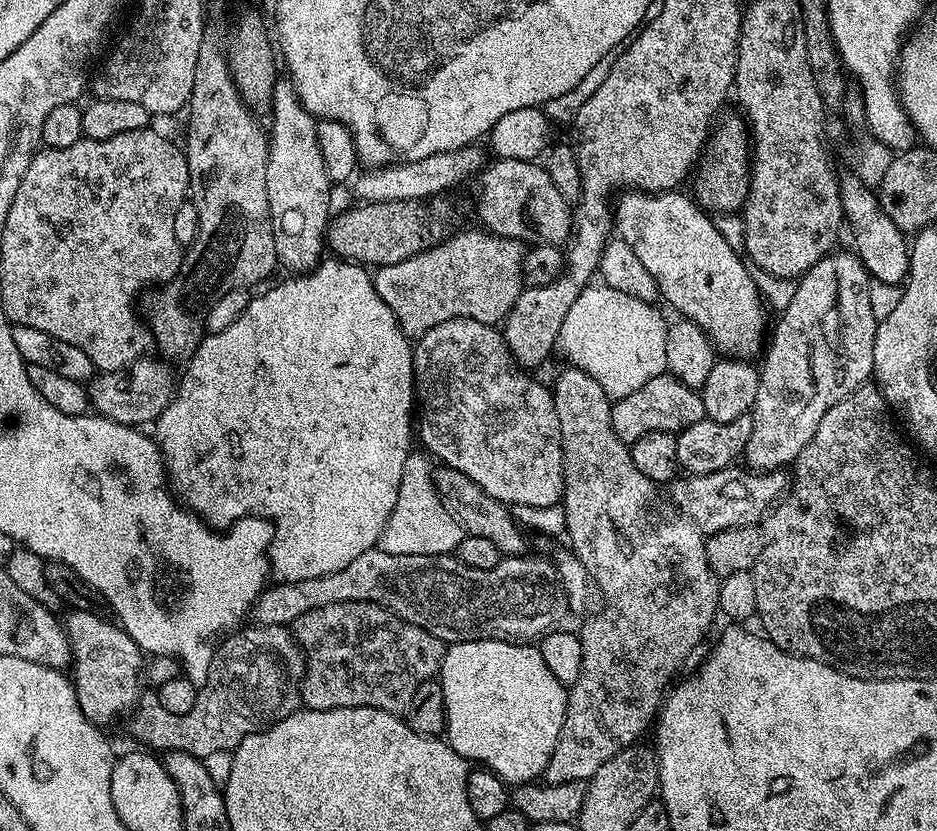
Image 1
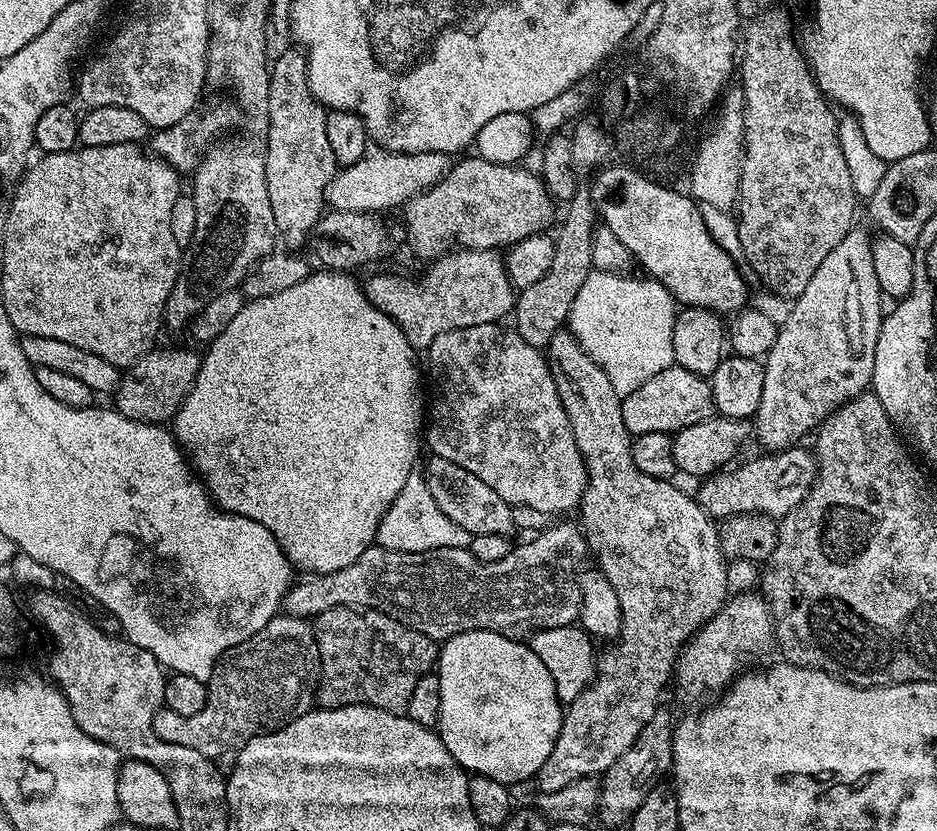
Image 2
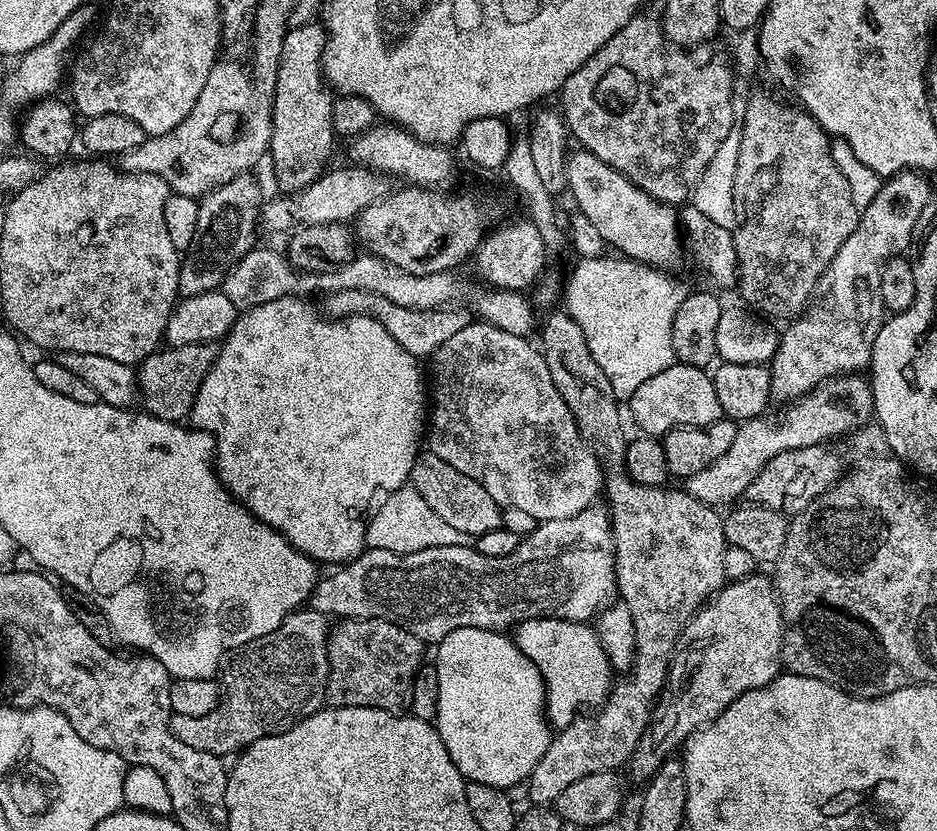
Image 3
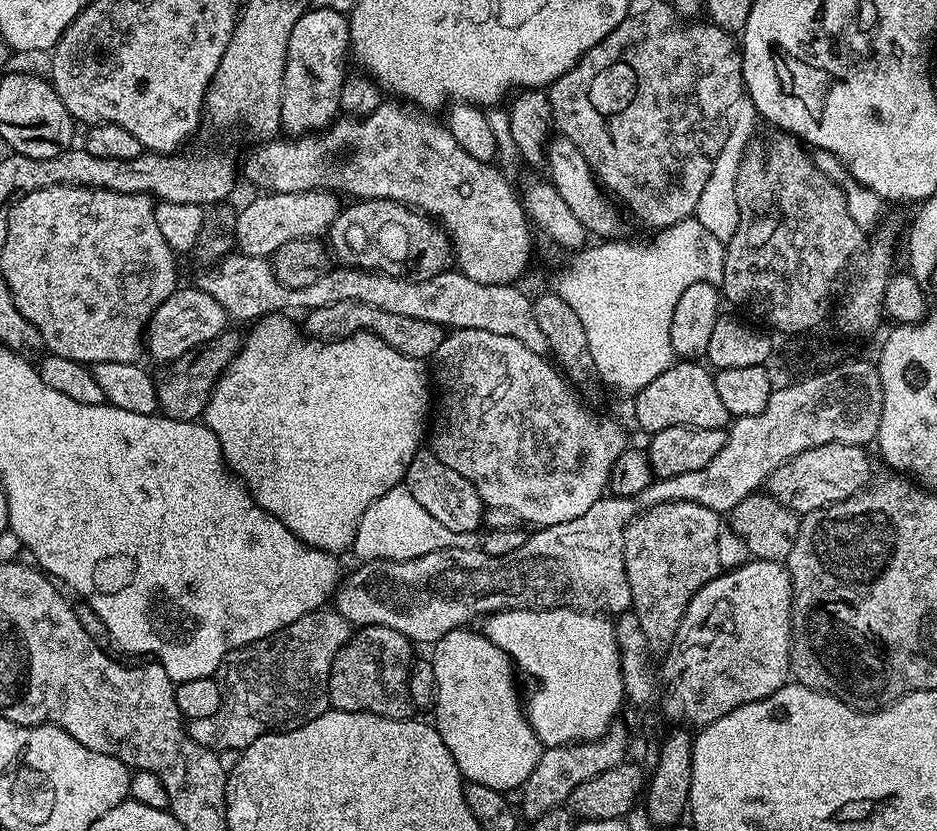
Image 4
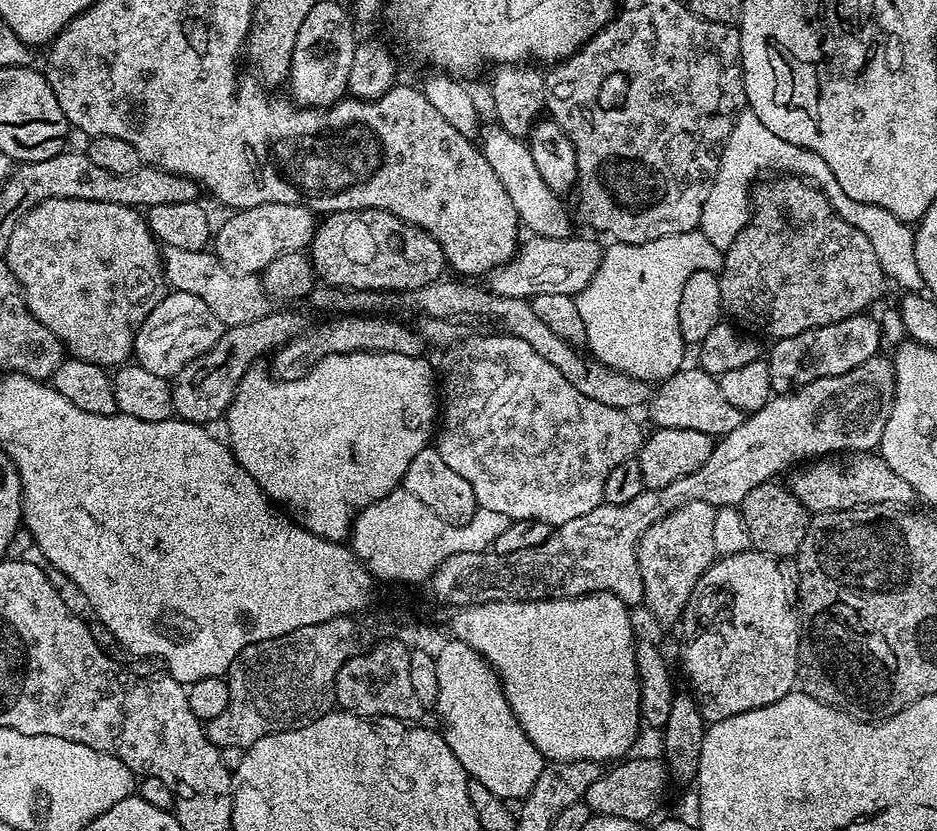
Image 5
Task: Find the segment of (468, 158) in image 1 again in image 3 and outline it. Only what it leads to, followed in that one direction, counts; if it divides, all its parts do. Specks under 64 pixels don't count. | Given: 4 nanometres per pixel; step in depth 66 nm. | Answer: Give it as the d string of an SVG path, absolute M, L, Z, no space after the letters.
M359 166L347 167L333 167L325 171L313 184L308 184L299 192L284 198L288 200L272 200L269 204L267 201L262 208L263 227L268 227L272 232L288 234L297 226L352 222L362 210L366 210L366 206L388 195L390 185L381 173Z

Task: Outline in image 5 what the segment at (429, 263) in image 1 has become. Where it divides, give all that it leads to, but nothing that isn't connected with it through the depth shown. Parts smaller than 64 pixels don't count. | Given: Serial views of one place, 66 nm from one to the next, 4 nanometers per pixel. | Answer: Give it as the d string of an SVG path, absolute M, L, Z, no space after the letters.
M336 314L324 318L321 324L309 327L295 336L288 344L275 349L271 357L272 369L282 380L297 380L305 376L312 365L322 358L347 352L385 352L386 354L402 354L403 356L425 355L426 341L415 327L407 328L396 320L391 320L388 314Z

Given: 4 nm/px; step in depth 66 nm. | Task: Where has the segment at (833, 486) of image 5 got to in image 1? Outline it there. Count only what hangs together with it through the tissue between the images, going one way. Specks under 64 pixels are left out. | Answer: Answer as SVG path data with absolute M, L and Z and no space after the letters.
M733 466L714 474L685 475L677 479L670 488L673 500L671 503L683 515L691 518L701 532L711 534L747 524L759 525L773 505L785 495L789 484L789 473L784 470L754 472L744 466Z

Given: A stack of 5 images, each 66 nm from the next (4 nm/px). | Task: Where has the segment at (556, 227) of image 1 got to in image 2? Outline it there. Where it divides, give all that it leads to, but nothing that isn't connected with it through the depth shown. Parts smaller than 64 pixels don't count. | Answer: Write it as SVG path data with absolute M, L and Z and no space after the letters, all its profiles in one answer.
M477 154L467 156L453 163L442 182L403 205L408 244L424 262L457 250L507 249L528 236L547 233L556 216L557 205L537 173L516 164L495 164Z

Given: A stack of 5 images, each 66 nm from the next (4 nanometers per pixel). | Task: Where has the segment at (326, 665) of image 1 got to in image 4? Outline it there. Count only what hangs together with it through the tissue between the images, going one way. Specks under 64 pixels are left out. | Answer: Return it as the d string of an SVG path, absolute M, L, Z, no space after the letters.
M369 624L361 627L348 643L343 644L332 663L328 679L328 703L337 712L369 712L395 720L407 720L413 715L414 705L410 698L410 670L414 663L413 641L407 640L398 630Z

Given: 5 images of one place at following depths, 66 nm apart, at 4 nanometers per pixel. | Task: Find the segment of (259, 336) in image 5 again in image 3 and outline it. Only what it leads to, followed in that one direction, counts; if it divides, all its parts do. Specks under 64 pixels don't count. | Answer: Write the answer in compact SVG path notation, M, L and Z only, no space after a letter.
M215 343L183 344L181 348L164 346L140 361L138 396L142 401L143 411L160 420L183 421L192 411L194 398L198 394L210 366L216 361L217 351Z

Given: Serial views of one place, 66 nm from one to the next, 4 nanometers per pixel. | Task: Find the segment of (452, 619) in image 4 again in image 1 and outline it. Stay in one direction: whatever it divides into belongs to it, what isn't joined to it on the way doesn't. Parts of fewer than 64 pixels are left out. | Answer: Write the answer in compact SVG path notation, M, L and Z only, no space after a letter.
M379 547L366 554L358 554L350 566L342 566L334 574L322 574L322 578L306 578L306 582L286 584L276 582L261 594L255 605L255 615L261 624L282 624L290 626L302 614L330 606L334 602L371 602L434 634L448 644L462 640L511 640L513 642L536 642L559 629L564 615L569 615L568 596L556 575L556 566L547 555L509 555L501 558L494 570L474 570L466 566L455 555L427 556L426 554L386 554Z

